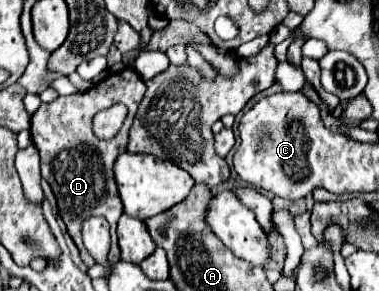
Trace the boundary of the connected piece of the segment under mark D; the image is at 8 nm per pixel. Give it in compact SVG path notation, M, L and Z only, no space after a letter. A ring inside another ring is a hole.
M124 68L122 72L108 74L102 82L90 86L86 92L78 92L72 96L60 96L58 100L50 104L42 104L34 114L32 114L32 144L40 152L40 164L42 164L42 178L52 186L56 200L58 200L58 210L62 220L68 226L70 236L74 238L76 246L80 248L80 256L88 266L94 266L96 260L88 254L88 250L82 244L82 222L88 220L90 216L104 216L110 224L110 234L112 234L112 248L108 254L108 262L118 262L120 260L120 248L116 242L116 224L118 218L122 216L122 200L116 188L114 180L114 160L126 152L128 144L128 128L134 120L138 102L142 100L146 92L146 84L138 76L136 70ZM112 104L126 104L128 116L124 120L122 130L110 138L110 140L100 140L92 132L92 118L96 112L110 108Z

